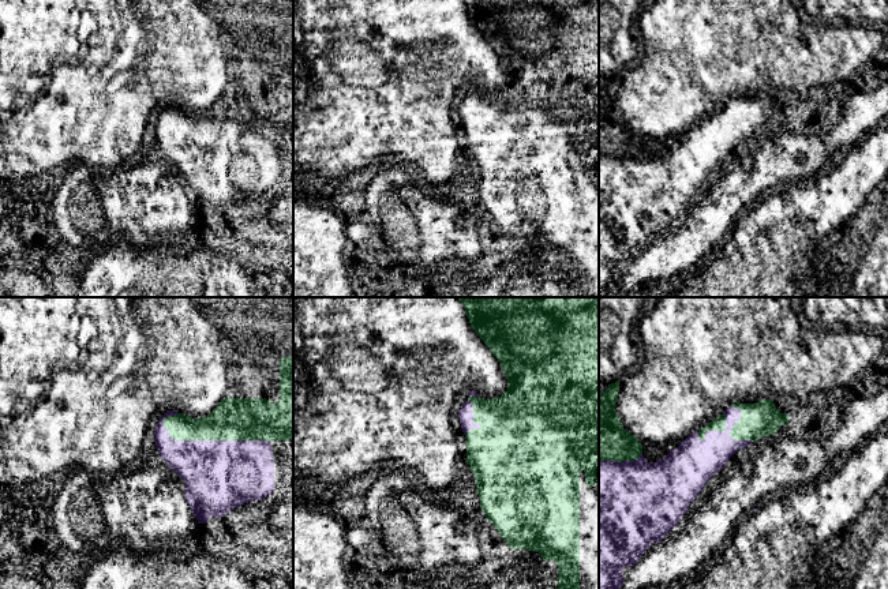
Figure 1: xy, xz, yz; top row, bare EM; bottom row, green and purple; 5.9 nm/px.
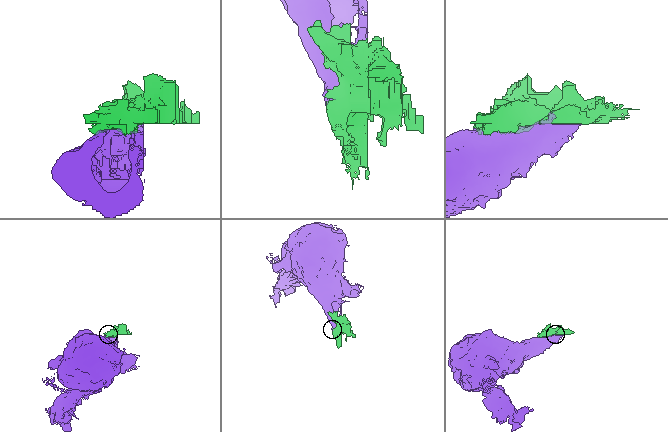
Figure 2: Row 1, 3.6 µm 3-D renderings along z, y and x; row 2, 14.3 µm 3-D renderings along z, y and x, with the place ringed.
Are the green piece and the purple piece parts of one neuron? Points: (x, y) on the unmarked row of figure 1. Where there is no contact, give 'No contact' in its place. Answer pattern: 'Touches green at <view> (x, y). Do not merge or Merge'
Touches green at xy (210, 134). Merge

